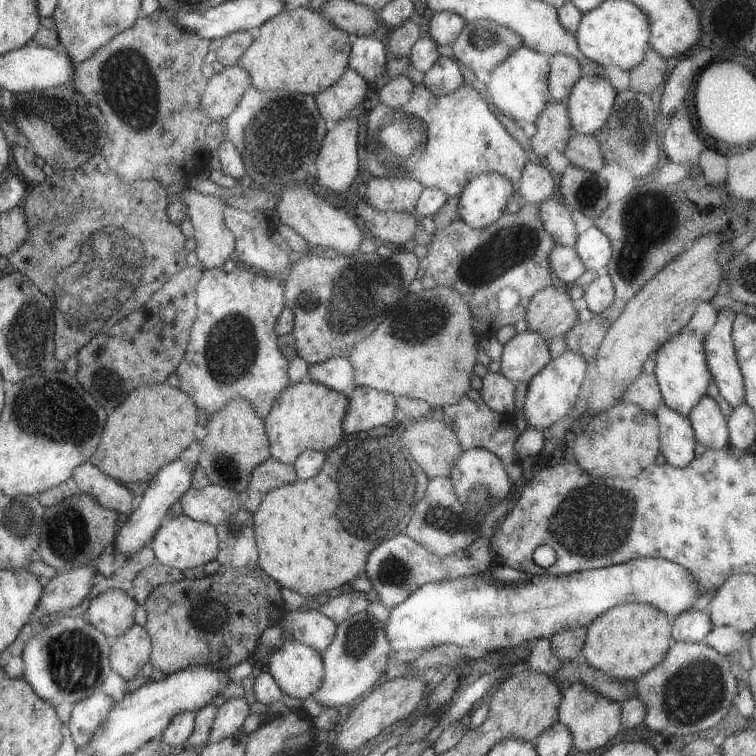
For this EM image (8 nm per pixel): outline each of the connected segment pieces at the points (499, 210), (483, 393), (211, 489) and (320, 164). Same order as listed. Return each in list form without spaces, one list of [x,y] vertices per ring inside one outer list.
[[[482,173],[473,178],[459,194],[459,218],[475,229],[492,224],[506,212],[506,204],[516,197],[513,184],[511,180],[498,173]]]
[[[488,371],[481,379],[482,388],[479,393],[484,404],[503,415],[514,414],[516,384],[500,372]]]
[[[210,483],[201,489],[190,487],[178,500],[181,514],[216,526],[242,509],[243,495]]]
[[[346,117],[330,125],[315,160],[315,182],[339,197],[347,192],[358,176],[357,146],[358,120]]]

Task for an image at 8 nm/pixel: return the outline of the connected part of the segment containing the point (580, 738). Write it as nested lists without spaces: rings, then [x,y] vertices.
[[[572,683],[561,690],[558,707],[559,721],[573,736],[574,751],[594,752],[606,746],[621,730],[621,703],[599,695],[582,683]]]

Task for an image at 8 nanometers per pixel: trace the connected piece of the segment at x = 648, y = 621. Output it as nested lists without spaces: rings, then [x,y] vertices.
[[[635,602],[609,608],[586,628],[566,629],[557,632],[550,640],[554,654],[563,662],[581,658],[615,680],[634,682],[664,660],[673,642],[671,618],[656,607]]]

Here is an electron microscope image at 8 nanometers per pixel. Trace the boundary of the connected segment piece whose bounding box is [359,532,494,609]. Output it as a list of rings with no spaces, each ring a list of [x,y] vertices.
[[[404,532],[381,542],[372,551],[372,554],[368,555],[363,571],[359,576],[369,578],[372,581],[373,589],[378,593],[380,602],[386,608],[393,609],[423,584],[484,573],[494,564],[490,545],[490,538],[484,536],[476,539],[464,550],[441,557],[426,550],[424,546],[412,540]]]

